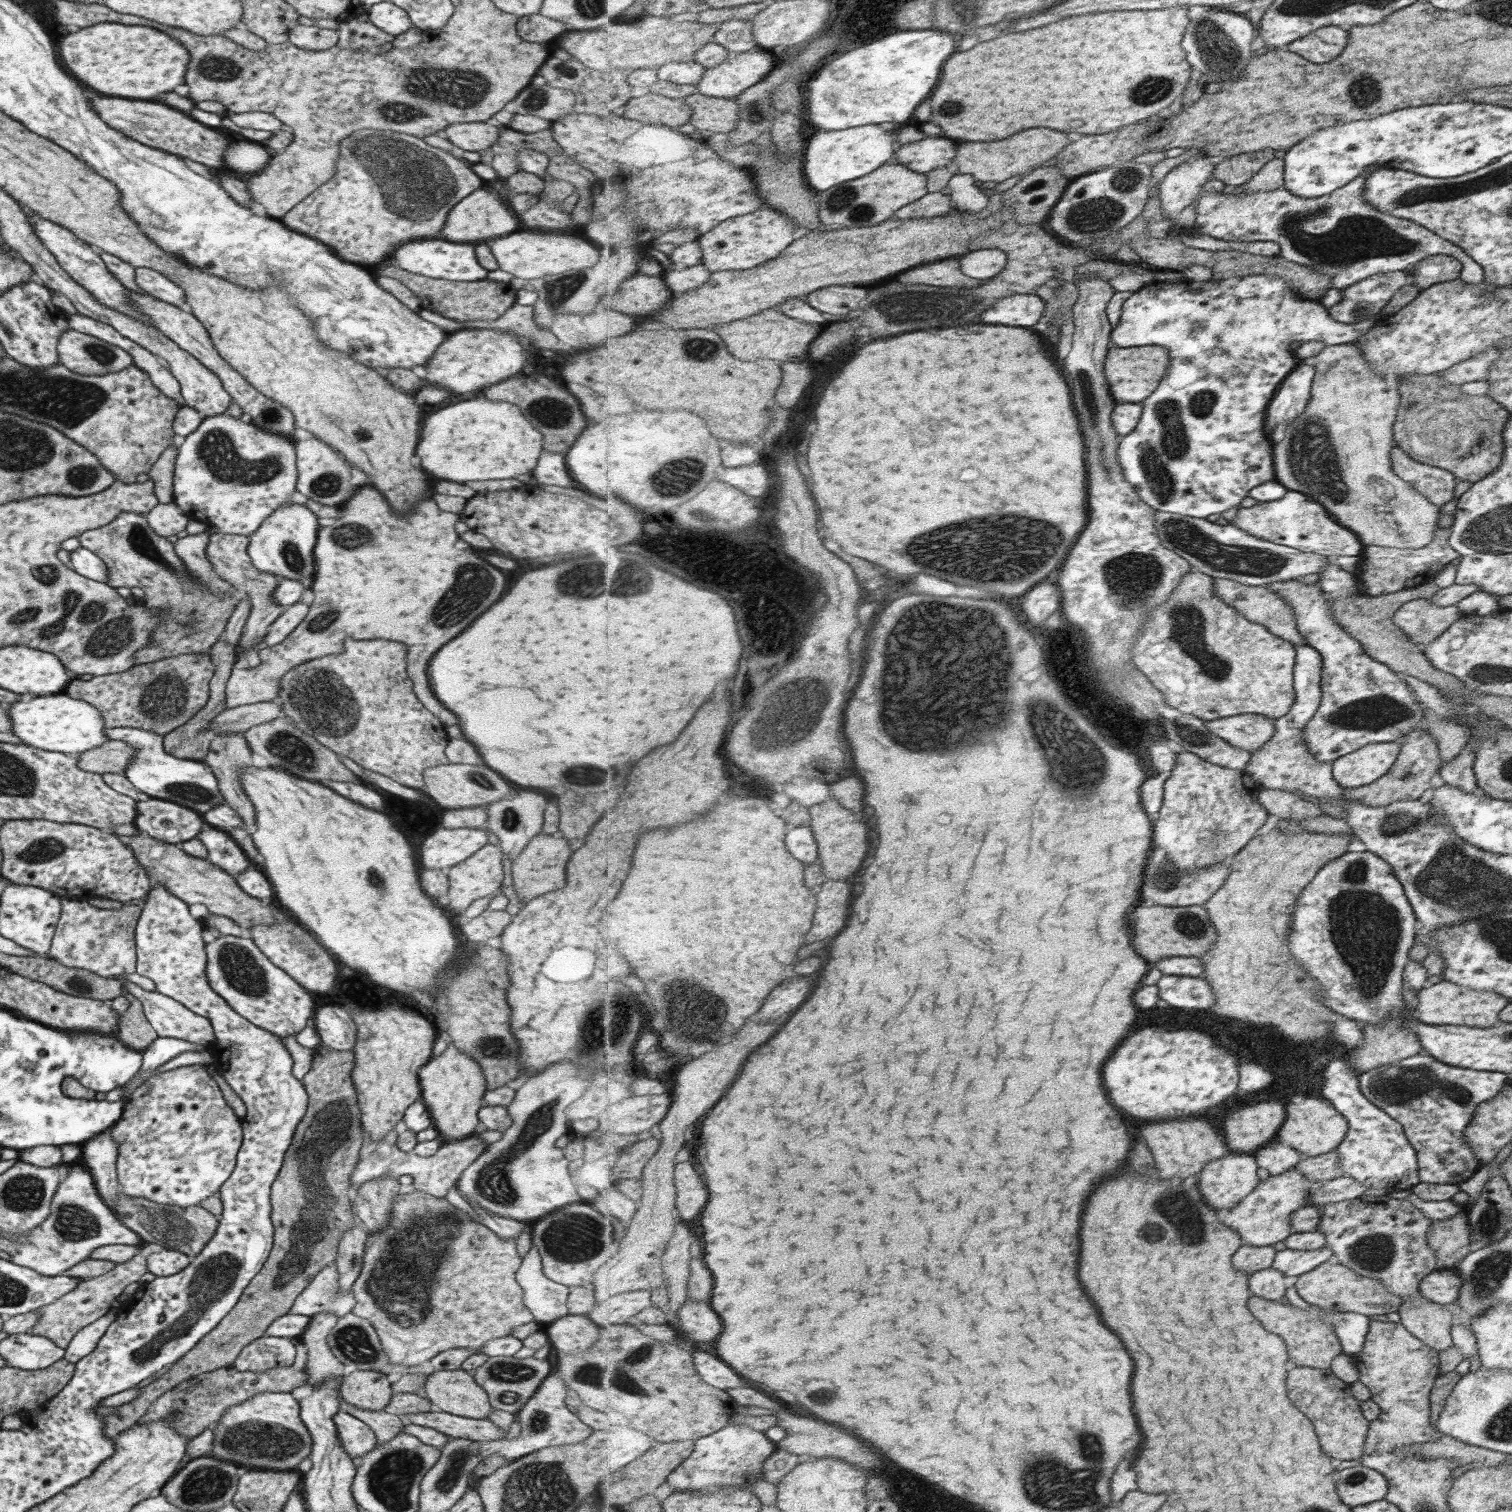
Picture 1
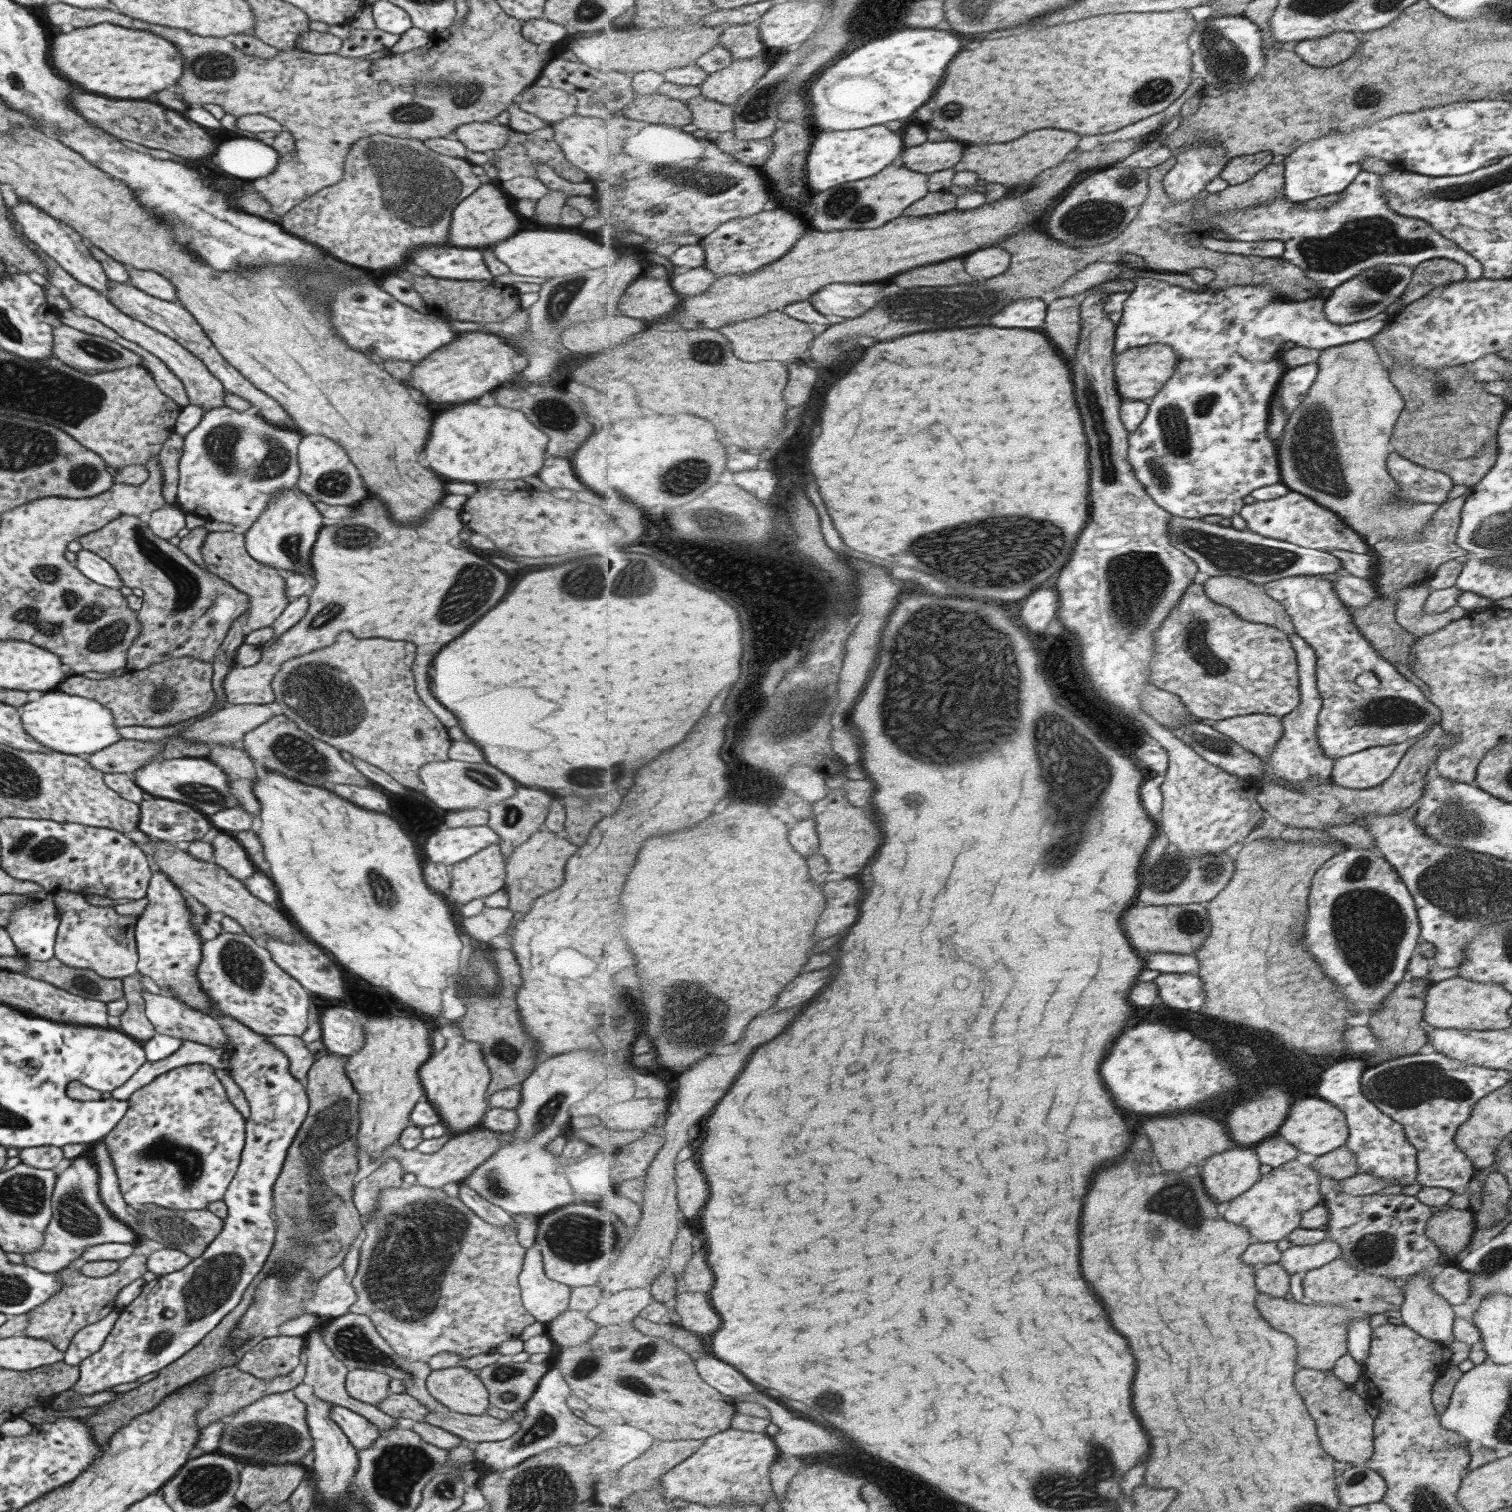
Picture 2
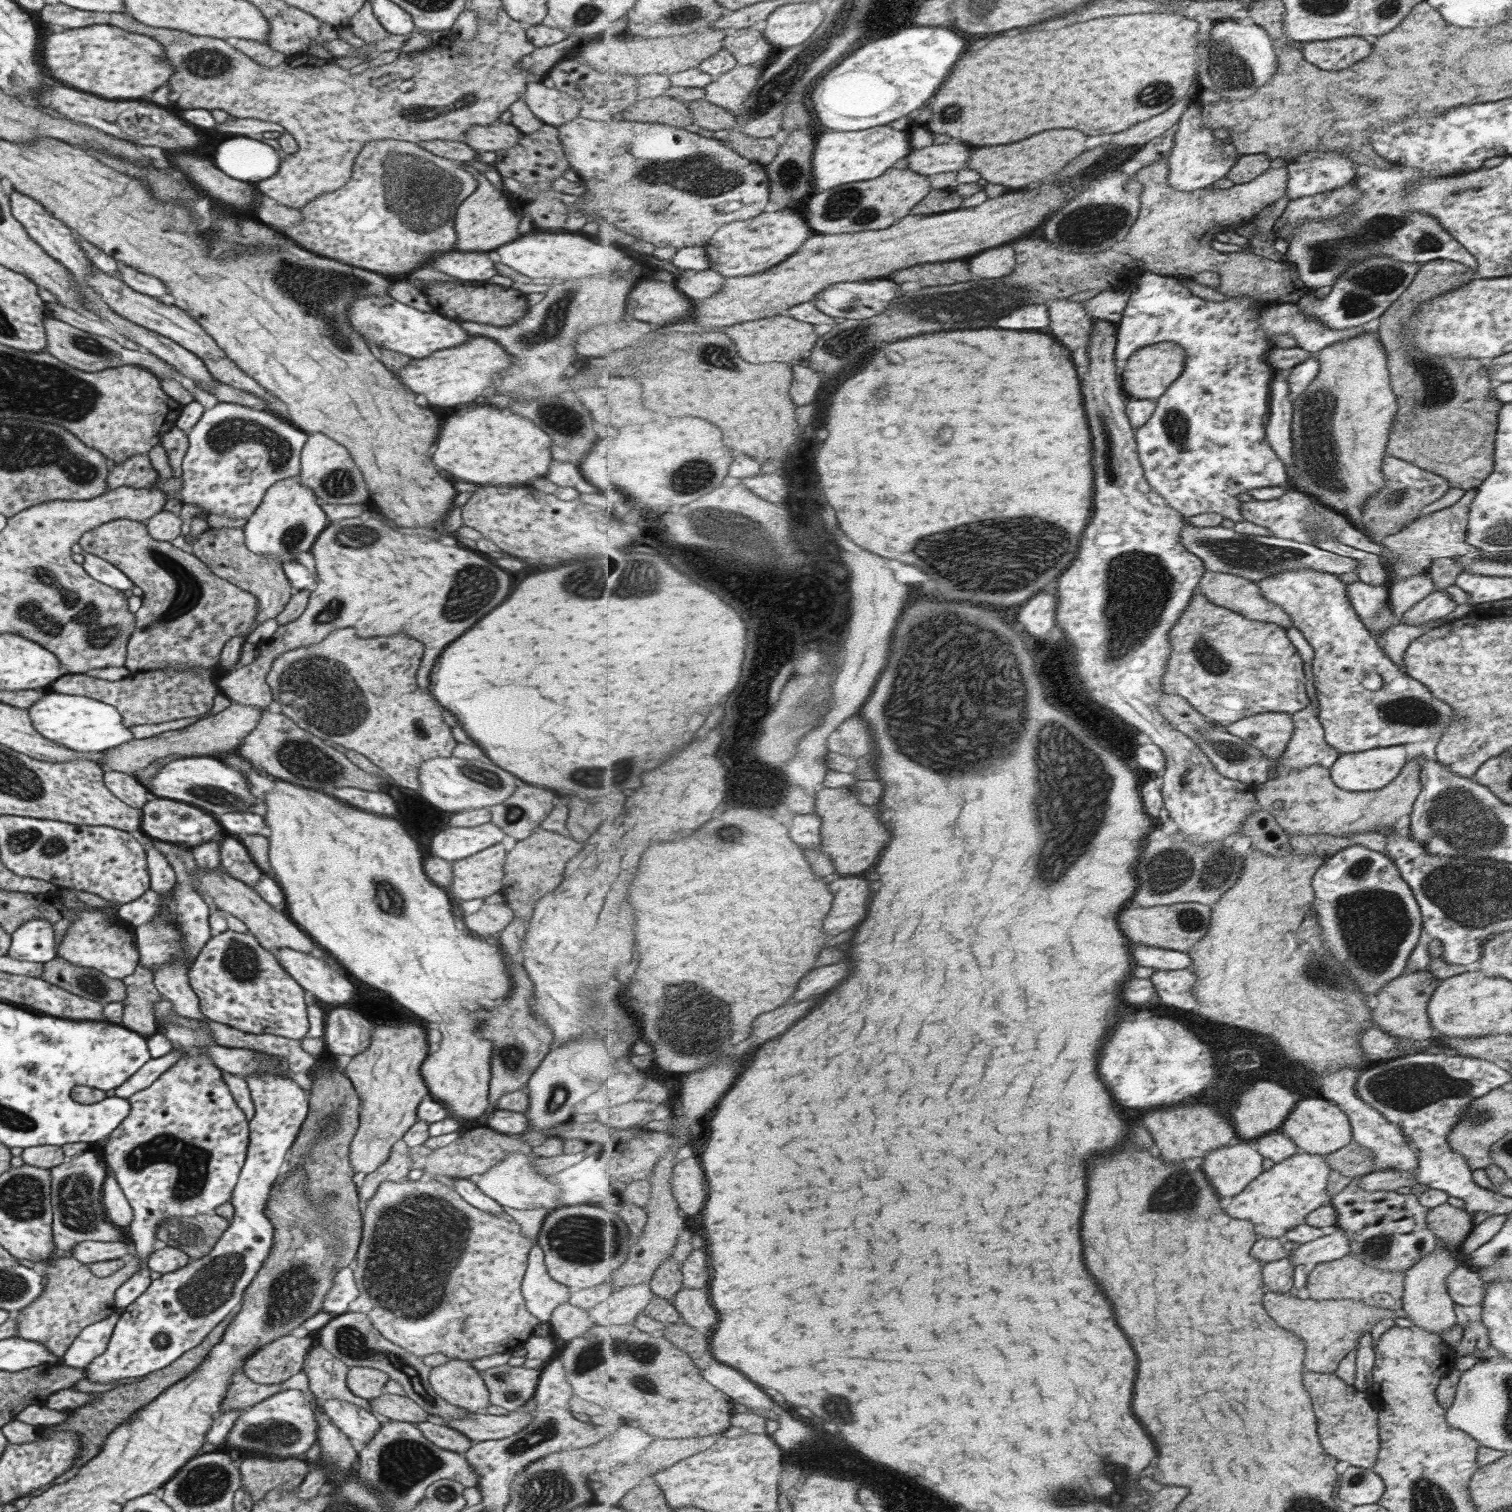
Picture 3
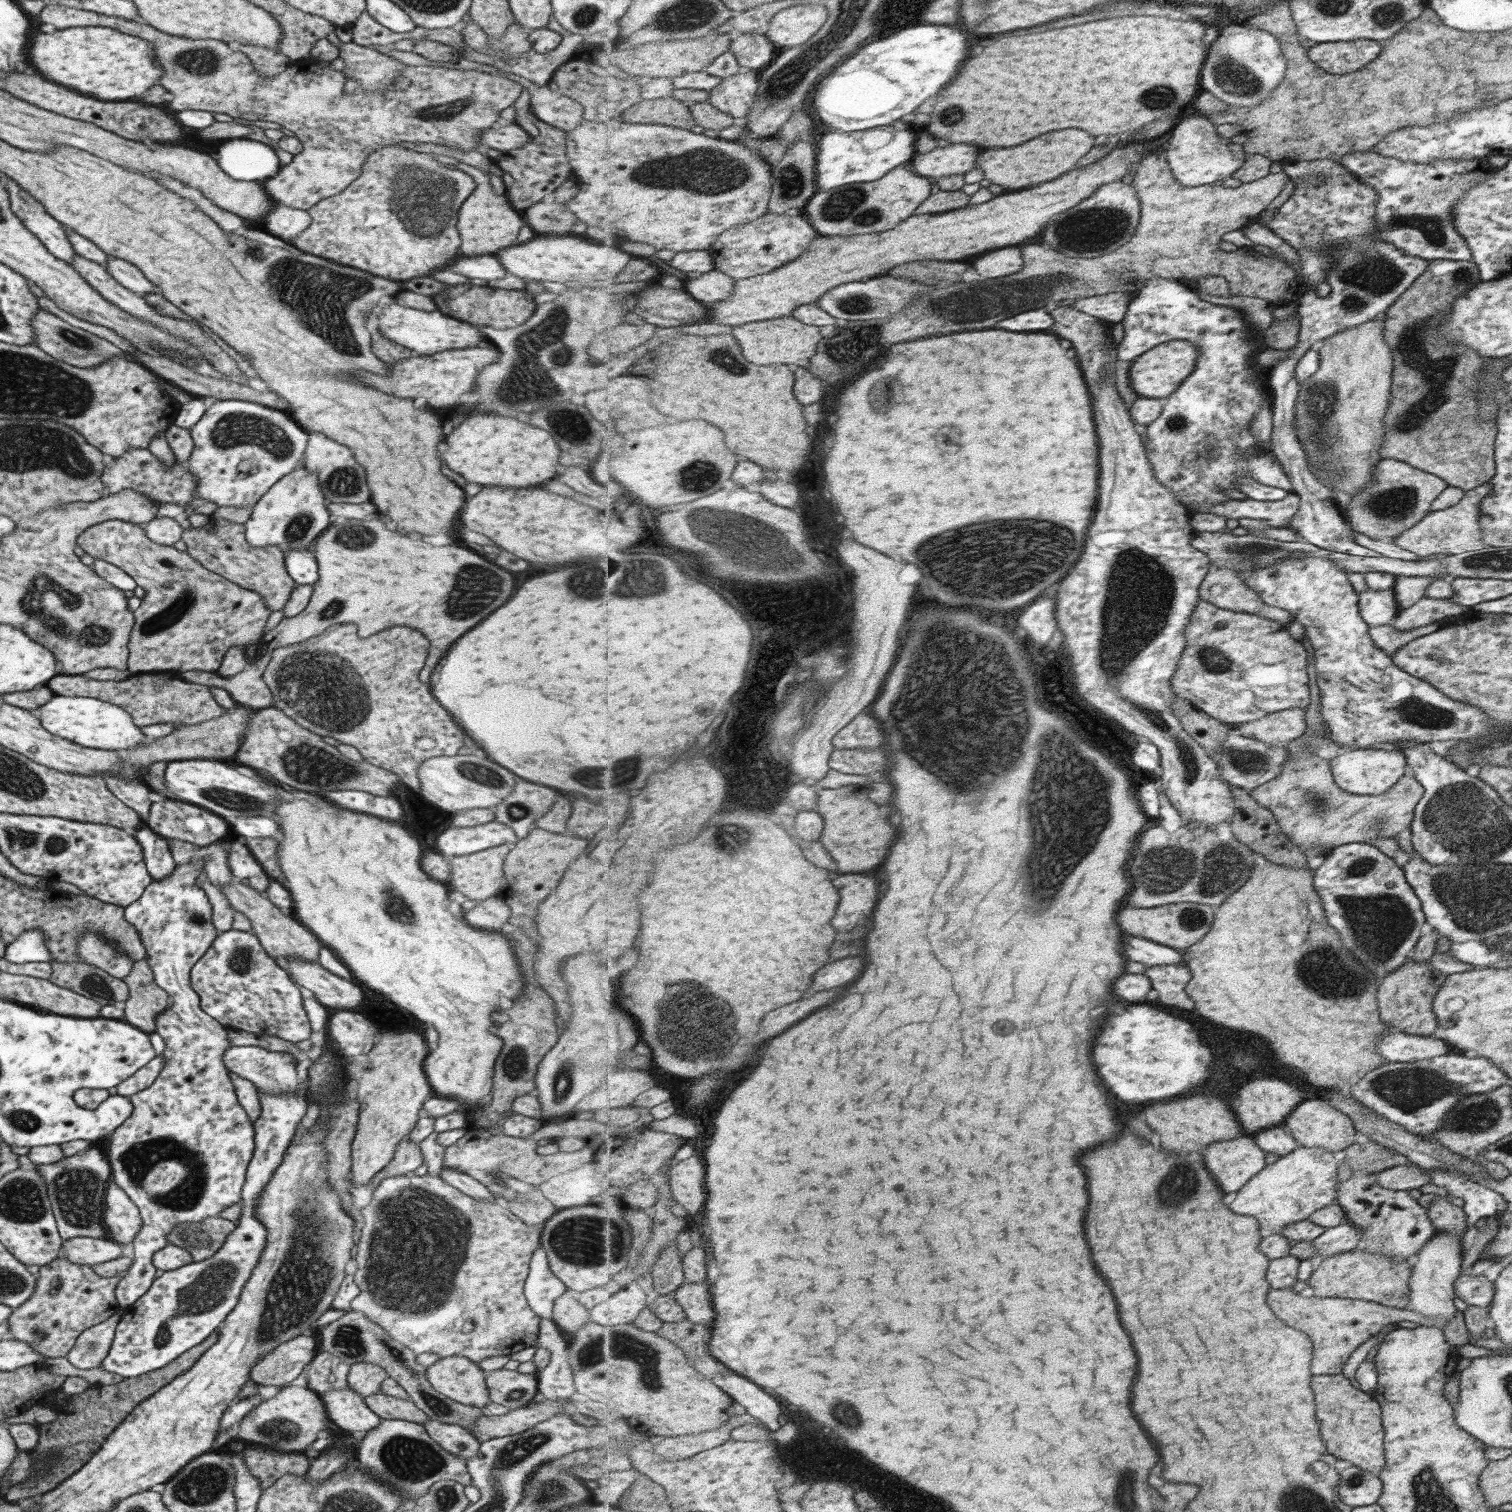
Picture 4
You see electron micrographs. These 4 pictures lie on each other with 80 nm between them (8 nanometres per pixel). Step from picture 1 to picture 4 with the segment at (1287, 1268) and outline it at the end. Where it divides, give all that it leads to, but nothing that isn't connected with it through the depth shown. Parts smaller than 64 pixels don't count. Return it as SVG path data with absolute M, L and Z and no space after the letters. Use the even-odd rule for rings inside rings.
M1346 1222L1325 1229L1317 1238L1310 1241L1311 1247L1314 1248L1314 1255L1309 1257L1309 1260L1317 1263L1327 1256L1335 1256L1334 1254L1355 1249L1360 1238L1362 1238L1360 1231Z

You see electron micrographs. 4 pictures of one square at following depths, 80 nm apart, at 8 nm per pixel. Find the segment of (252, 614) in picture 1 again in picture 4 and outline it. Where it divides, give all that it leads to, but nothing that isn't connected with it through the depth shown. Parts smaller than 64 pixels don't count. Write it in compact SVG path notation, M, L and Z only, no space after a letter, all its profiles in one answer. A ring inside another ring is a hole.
M211 519L202 527L181 531L185 552L203 568L226 578L240 587L256 592L271 610L281 610L294 587L294 580L284 567L284 554L275 545L251 546L244 537L244 525L225 519Z

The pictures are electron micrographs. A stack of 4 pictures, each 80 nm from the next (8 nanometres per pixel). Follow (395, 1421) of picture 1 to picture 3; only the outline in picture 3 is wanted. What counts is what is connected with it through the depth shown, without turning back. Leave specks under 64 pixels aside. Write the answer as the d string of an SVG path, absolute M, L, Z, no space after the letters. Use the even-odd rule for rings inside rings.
M319 1344L311 1347L305 1355L302 1370L307 1376L308 1389L317 1399L337 1399L360 1406L363 1410L369 1411L375 1416L381 1425L391 1421L382 1414L372 1412L365 1399L355 1396L346 1387L348 1366L345 1366Z

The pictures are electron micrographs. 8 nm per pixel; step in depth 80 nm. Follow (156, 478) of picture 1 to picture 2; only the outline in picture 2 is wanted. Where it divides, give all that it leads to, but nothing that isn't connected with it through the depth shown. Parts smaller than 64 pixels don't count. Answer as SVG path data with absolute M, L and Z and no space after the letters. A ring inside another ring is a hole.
M173 432L163 441L157 454L158 465L162 468L161 494L164 504L175 502L178 483L178 460L183 450L183 439Z

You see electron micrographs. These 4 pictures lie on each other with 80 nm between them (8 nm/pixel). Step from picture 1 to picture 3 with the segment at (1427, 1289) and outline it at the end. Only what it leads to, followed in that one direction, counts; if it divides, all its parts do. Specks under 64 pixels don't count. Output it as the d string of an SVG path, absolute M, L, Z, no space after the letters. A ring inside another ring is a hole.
M1458 1267L1446 1278L1446 1289L1454 1304L1473 1306L1482 1304L1486 1289L1480 1273L1465 1267Z

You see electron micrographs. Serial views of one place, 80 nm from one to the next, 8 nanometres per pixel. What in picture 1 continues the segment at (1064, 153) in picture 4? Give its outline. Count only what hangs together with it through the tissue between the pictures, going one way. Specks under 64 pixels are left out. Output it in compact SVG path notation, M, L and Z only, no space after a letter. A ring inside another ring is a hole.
M1031 128L1027 132L1019 132L1007 140L997 142L965 142L957 151L957 158L951 165L955 174L971 173L981 182L1005 182L1013 176L1029 176L1035 169L1045 167L1071 144L1071 138L1065 132L1057 132L1051 128Z

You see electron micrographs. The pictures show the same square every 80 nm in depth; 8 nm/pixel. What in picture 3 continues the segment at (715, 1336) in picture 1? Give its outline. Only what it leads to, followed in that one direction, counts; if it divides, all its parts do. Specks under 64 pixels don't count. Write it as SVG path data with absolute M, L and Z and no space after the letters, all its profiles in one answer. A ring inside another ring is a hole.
M683 1288L674 1298L674 1305L680 1310L683 1322L709 1333L717 1327L719 1314L715 1312L707 1288Z

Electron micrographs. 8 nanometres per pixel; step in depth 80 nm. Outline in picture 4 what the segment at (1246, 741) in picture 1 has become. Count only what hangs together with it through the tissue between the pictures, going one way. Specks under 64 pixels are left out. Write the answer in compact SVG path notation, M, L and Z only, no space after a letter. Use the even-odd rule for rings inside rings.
M1288 708L1267 716L1234 726L1234 732L1243 737L1265 742L1279 748L1300 736L1306 729L1305 708Z

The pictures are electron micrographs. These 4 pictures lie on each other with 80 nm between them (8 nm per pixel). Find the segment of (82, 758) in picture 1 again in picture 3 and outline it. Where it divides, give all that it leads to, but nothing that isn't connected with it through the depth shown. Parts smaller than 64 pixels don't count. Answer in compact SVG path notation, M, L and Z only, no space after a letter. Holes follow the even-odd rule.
M231 703L214 716L199 719L181 730L173 730L162 733L157 738L131 739L115 748L101 753L101 759L97 761L100 766L106 765L109 770L123 772L136 776L140 770L159 758L175 756L177 759L184 757L214 757L219 753L235 752L241 744L241 740L247 736L257 724L262 709Z

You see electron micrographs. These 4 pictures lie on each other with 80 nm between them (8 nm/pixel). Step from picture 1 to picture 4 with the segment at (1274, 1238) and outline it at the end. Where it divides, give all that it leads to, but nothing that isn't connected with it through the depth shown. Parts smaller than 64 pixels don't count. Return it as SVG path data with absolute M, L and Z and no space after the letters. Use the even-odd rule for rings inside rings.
M1297 1146L1255 1175L1235 1194L1231 1208L1235 1208L1237 1214L1256 1216L1261 1228L1279 1234L1287 1224L1307 1220L1321 1208L1335 1204L1338 1192L1335 1174L1339 1162L1332 1152L1323 1147Z

